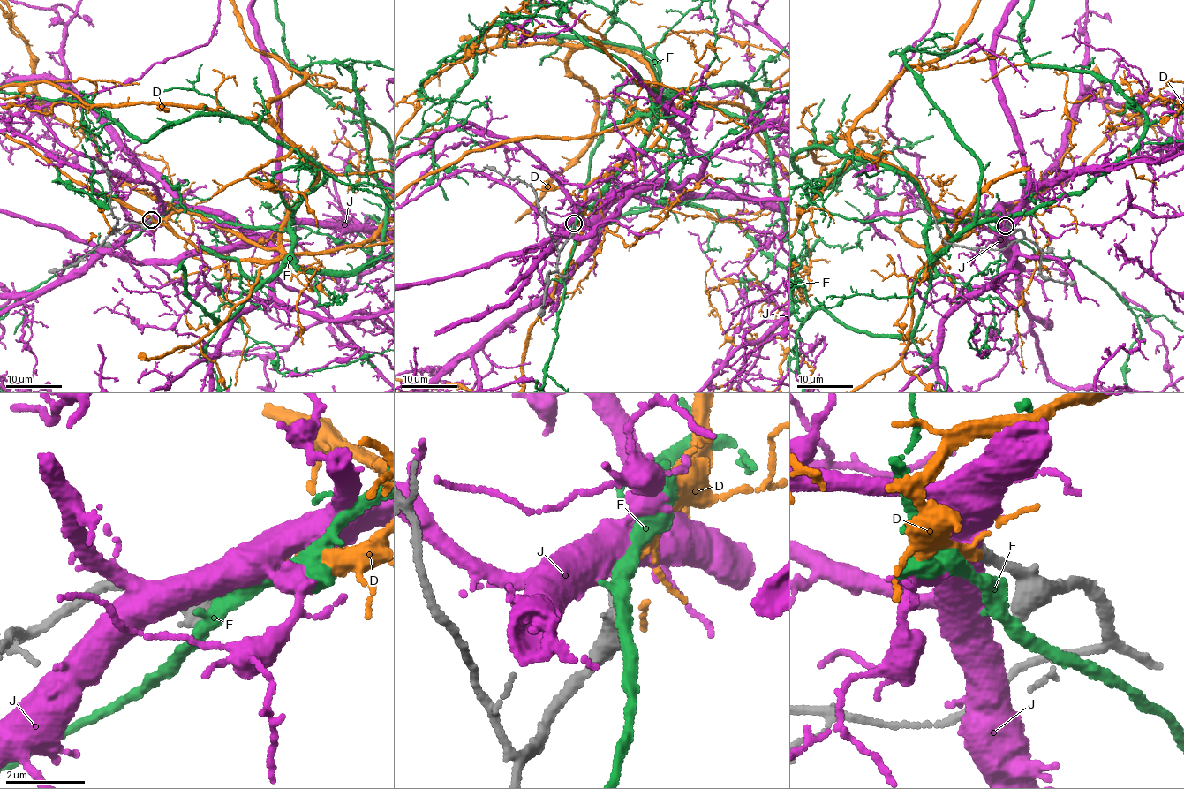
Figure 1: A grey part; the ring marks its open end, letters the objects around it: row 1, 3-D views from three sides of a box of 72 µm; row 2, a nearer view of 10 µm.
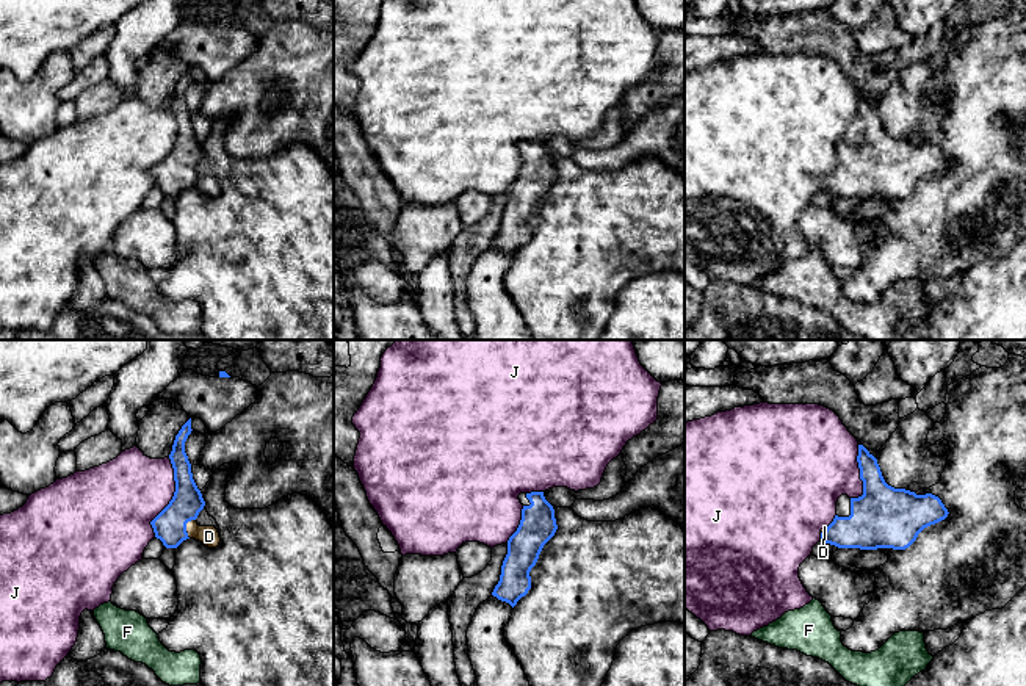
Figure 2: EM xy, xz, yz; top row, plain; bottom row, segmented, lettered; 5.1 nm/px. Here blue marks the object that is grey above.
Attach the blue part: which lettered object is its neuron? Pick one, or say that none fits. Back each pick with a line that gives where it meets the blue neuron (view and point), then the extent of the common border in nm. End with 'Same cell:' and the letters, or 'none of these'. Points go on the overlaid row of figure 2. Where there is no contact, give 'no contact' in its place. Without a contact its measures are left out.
D: xy (185, 527) | 110 nm
Same cell: D

